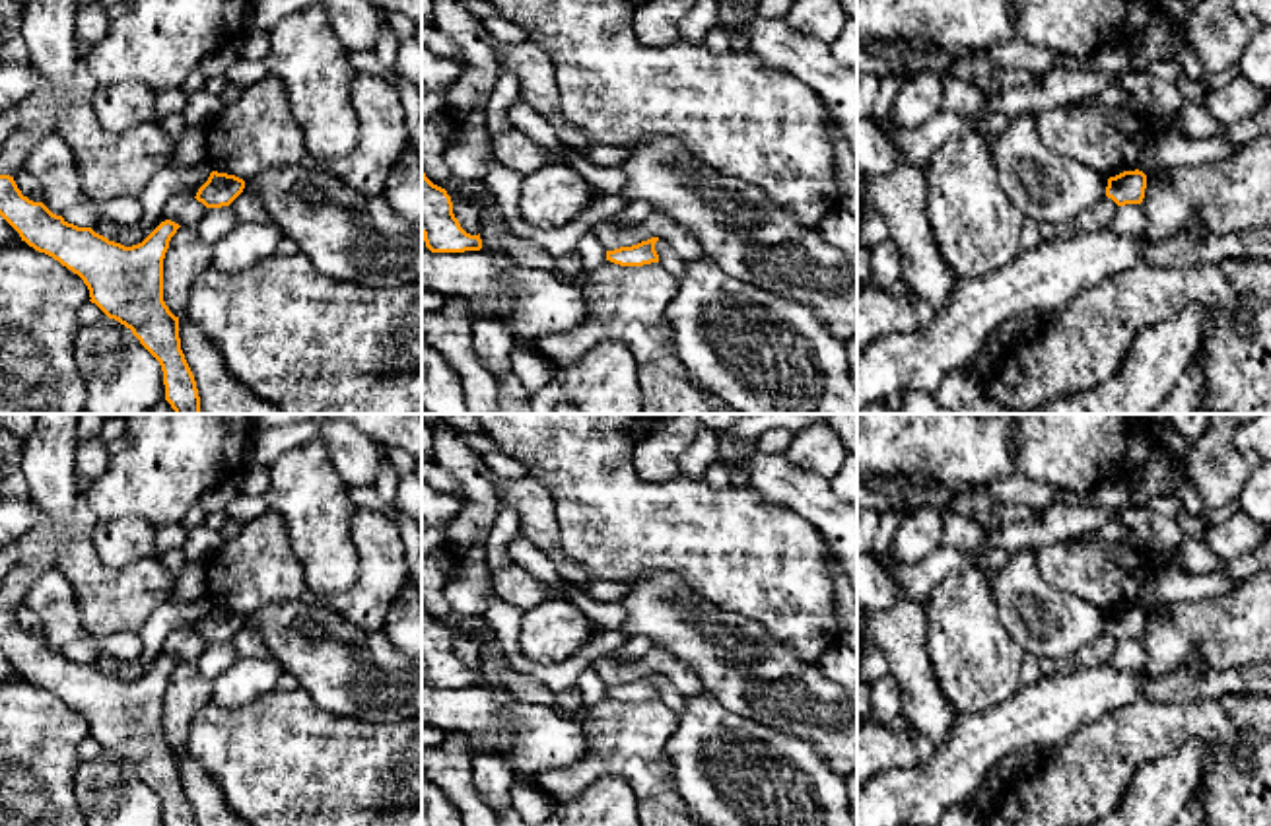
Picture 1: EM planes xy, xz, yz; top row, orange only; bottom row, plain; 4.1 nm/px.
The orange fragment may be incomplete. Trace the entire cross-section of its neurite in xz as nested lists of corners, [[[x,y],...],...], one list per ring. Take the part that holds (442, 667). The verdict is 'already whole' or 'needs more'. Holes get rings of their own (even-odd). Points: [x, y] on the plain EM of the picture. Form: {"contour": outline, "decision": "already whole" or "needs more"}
{"contour": [[[422,604],[422,671],[431,688],[480,686],[482,674],[466,669],[453,649],[445,624],[433,620]]], "decision": "already whole"}

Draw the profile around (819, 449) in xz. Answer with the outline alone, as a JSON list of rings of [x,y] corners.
[[[810,424],[795,431],[785,459],[824,478],[836,476],[847,457],[840,435],[828,424]]]

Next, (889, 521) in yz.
[[[896,511],[880,513],[880,523],[878,523],[878,531],[876,531],[875,546],[873,546],[873,554],[878,560],[888,552],[892,536],[902,519],[904,519],[904,515],[900,515]]]

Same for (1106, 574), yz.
[[[1096,531],[1036,550],[1046,583],[1069,591],[1104,612],[1139,604],[1141,589],[1154,571],[1154,560],[1121,540],[1102,540]]]

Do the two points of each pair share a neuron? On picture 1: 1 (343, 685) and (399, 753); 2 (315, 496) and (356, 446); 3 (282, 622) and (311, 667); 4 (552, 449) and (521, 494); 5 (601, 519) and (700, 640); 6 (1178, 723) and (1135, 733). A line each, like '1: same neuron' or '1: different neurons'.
1: different neurons
2: different neurons
3: same neuron
4: different neurons
5: different neurons
6: same neuron

